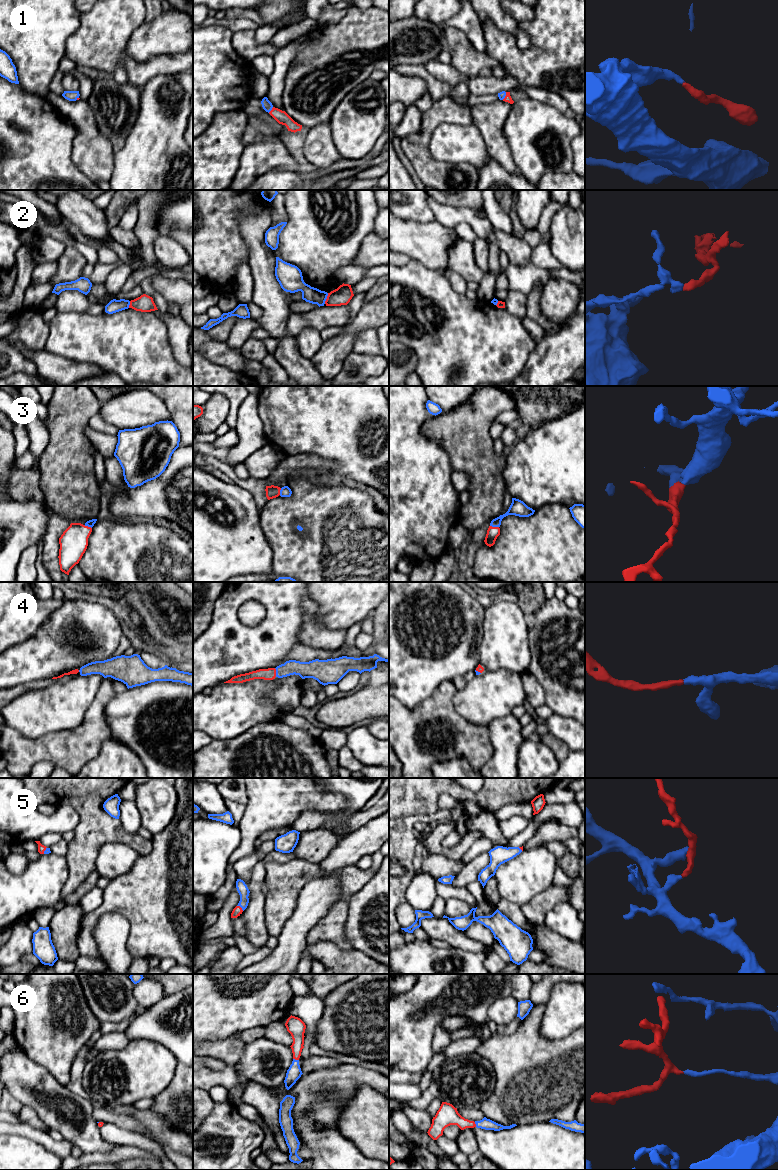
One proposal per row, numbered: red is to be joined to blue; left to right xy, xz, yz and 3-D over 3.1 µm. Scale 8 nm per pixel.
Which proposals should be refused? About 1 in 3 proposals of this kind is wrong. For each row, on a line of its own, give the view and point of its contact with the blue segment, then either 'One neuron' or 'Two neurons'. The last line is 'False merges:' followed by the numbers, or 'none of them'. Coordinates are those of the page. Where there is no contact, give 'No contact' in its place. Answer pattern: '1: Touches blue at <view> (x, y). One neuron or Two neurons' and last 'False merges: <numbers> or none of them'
1: Touches blue at xz (270, 110). One neuron
2: Touches blue at xz (326, 298). Two neurons
3: Touches blue at yz (494, 526). One neuron
4: Touches blue at xz (276, 672). One neuron
5: Touches blue at xz (240, 906). One neuron
6: Touches blue at xz (296, 1060). One neuron
False merges: 2

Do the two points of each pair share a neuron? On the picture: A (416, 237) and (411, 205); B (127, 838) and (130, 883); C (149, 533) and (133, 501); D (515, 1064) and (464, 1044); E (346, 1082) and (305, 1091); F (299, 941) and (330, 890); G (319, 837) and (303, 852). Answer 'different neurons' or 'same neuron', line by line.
A: different neurons
B: different neurons
C: different neurons
D: different neurons
E: same neuron
F: same neuron
G: same neuron

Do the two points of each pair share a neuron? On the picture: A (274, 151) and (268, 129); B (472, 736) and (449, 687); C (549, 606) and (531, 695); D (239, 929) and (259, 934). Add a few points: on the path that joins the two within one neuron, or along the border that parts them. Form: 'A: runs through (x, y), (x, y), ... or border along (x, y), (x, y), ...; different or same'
A: border along (283, 141), (262, 140), (251, 143), (248, 146); different
B: runs through (459, 725), (447, 713), (447, 700); same
C: border along (528, 671), (540, 684), (545, 699); different
D: border along (241, 914), (245, 923), (245, 935); different

